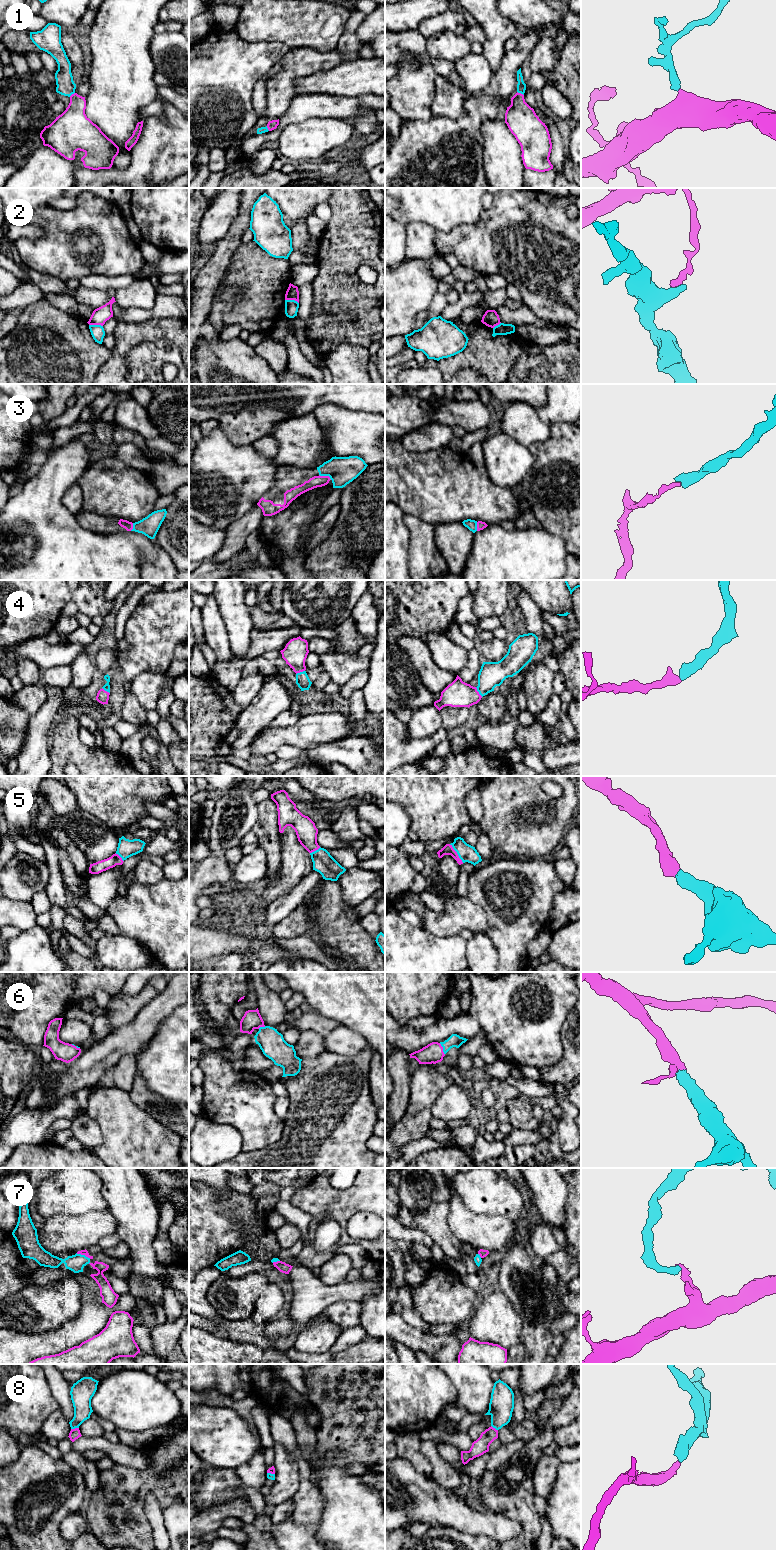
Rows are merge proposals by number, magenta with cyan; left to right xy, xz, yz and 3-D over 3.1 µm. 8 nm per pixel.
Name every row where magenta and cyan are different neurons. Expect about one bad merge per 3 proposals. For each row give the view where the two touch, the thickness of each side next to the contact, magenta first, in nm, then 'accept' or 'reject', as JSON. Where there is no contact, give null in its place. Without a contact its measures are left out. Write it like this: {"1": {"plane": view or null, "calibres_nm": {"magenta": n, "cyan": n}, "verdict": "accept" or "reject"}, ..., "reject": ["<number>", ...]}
{"1": {"plane": "yz", "calibres_nm": {"magenta": 240, "cyan": 80}, "verdict": "accept"}, "2": {"plane": "xy", "calibres_nm": {"magenta": 130, "cyan": 110}, "verdict": "reject"}, "3": {"plane": "xz", "calibres_nm": {"magenta": 100, "cyan": 220}, "verdict": "accept"}, "4": {"plane": "yz", "calibres_nm": {"magenta": 200, "cyan": 200}, "verdict": "accept"}, "5": {"plane": "yz", "calibres_nm": {"magenta": 80, "cyan": 140}, "verdict": "accept"}, "6": {"plane": "yz", "calibres_nm": {"magenta": 160, "cyan": 100}, "verdict": "accept"}, "7": {"plane": "xy", "calibres_nm": {"magenta": 50, "cyan": 140}, "verdict": "reject"}, "8": {"plane": "xy", "calibres_nm": {"magenta": 90, "cyan": 160}, "verdict": "accept"}, "reject": ["2", "7"]}

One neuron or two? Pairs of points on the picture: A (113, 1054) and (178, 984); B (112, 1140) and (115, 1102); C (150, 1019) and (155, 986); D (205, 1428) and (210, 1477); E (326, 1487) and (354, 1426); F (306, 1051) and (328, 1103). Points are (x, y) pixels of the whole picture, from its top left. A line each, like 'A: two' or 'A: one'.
A: one
B: one
C: two
D: two
E: two
F: two

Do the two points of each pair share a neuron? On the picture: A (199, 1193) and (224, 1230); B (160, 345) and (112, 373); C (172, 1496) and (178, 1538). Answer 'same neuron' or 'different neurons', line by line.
A: same neuron
B: different neurons
C: different neurons

